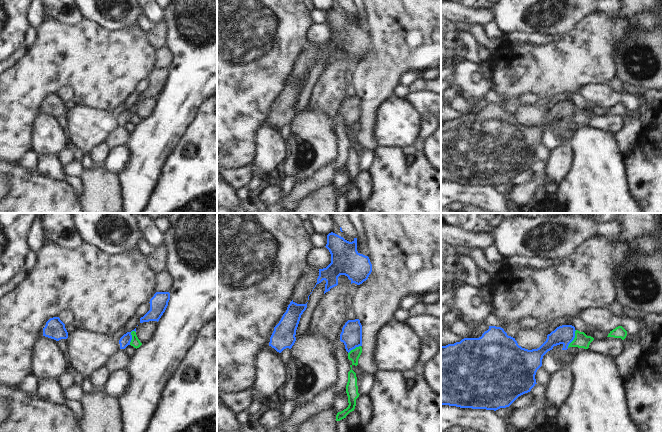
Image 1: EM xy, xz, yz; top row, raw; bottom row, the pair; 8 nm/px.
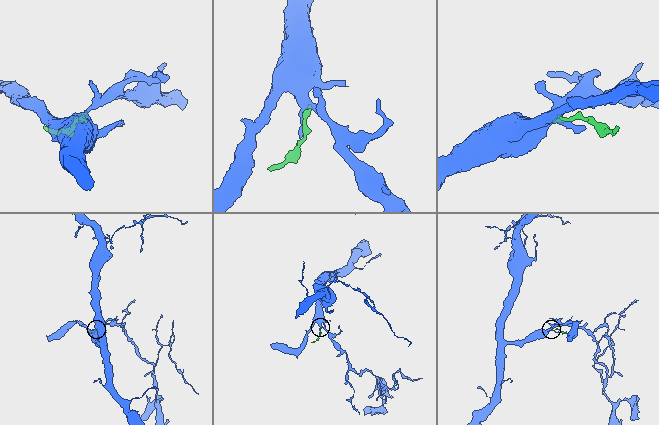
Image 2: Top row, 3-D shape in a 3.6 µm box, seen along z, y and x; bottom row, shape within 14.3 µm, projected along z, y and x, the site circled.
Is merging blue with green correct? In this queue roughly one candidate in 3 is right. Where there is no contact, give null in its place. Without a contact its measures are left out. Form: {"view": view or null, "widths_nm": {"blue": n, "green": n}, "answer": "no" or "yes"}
{"view": "yz", "widths_nm": {"blue": 160, "green": 120}, "answer": "no"}

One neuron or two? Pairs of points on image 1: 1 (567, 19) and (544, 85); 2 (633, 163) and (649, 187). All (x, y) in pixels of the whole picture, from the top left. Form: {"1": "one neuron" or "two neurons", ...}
{"1": "two neurons", "2": "one neuron"}

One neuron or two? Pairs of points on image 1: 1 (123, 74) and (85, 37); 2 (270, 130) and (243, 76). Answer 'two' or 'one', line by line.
1: one
2: two

